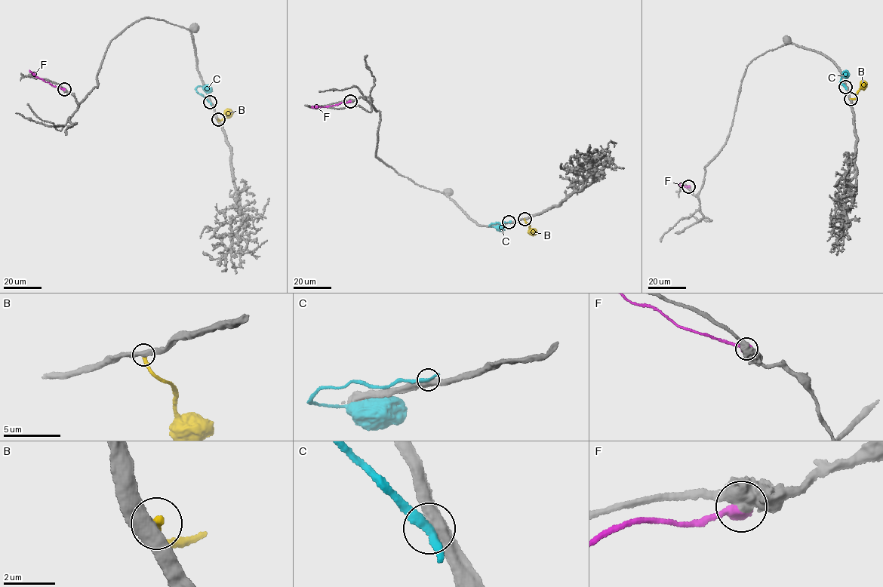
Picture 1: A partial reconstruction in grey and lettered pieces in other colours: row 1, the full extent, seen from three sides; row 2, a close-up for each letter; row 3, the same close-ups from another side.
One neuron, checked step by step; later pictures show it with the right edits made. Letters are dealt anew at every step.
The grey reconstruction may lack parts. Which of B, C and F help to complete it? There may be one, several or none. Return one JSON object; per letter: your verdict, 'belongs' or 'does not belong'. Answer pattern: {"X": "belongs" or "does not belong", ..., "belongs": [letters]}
{"B": "does not belong", "C": "does not belong", "F": "does not belong", "belongs": []}

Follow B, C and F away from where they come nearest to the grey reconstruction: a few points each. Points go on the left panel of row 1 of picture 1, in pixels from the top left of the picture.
B: (218, 119), (220, 121), (225, 115), (232, 113)
C: (210, 102), (198, 93), (195, 88), (199, 86), (211, 90)
F: (63, 90), (44, 81), (29, 71)

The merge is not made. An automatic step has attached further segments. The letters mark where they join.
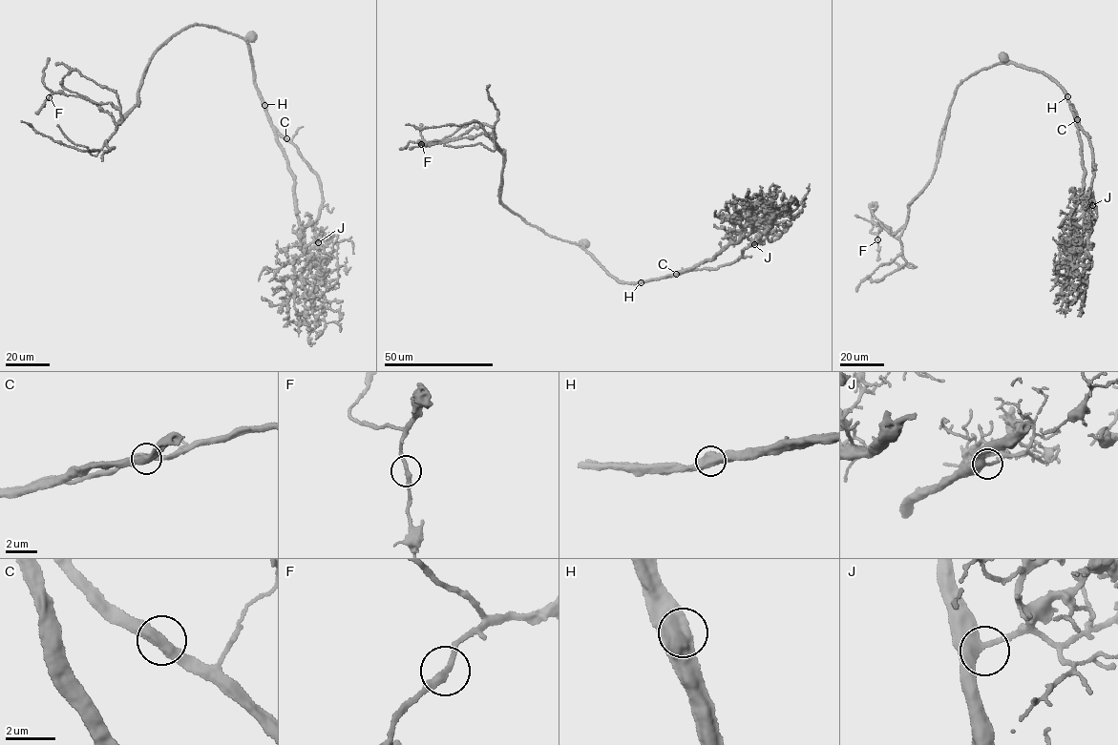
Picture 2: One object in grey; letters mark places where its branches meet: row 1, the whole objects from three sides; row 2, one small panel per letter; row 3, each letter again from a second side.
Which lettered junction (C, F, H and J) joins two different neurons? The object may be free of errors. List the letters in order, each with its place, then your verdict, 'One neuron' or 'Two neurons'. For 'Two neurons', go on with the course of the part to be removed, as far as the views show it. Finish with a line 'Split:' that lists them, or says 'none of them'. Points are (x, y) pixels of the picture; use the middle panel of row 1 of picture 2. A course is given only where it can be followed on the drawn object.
C: Place: (676, 274). One neuron
F: Place: (421, 144). One neuron
H: Place: (641, 282). Two neurons. Course of the part to remove: (641, 281), (619, 280), (582, 245), (550, 236), (501, 203), (503, 155), (493, 128), (471, 122), (410, 148)
J: Place: (754, 244). One neuron
Split: H

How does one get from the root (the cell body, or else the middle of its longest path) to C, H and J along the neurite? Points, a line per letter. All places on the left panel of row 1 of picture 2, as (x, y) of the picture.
C: (251, 35), (247, 40), (256, 89), (268, 118), (286, 138)
H: (251, 35), (247, 40), (253, 78), (264, 105)
J: (251, 35), (247, 40), (253, 78), (268, 118), (296, 148), (317, 176), (322, 197), (314, 226), (318, 242)

